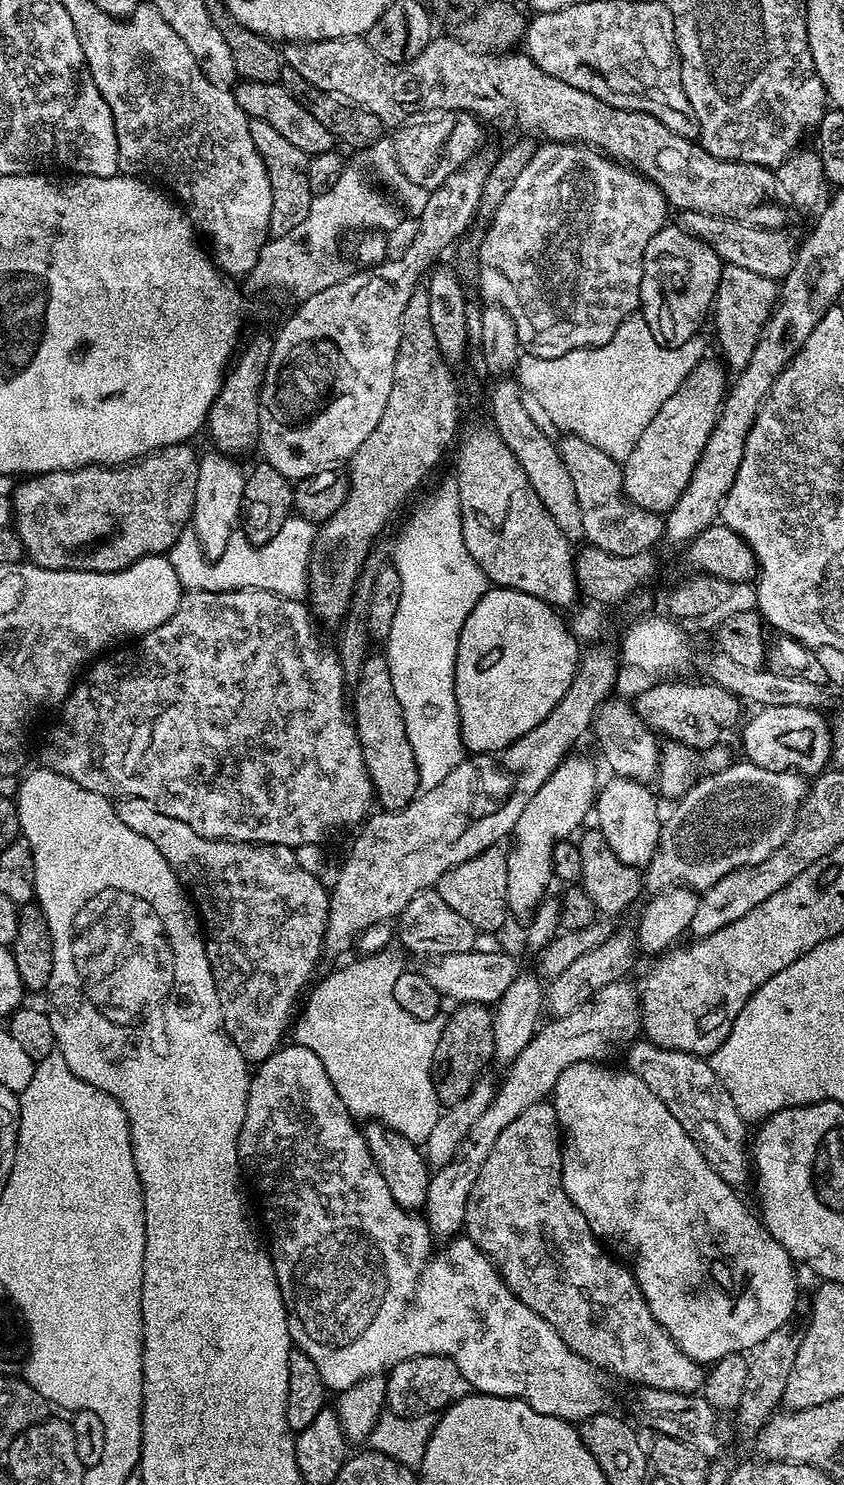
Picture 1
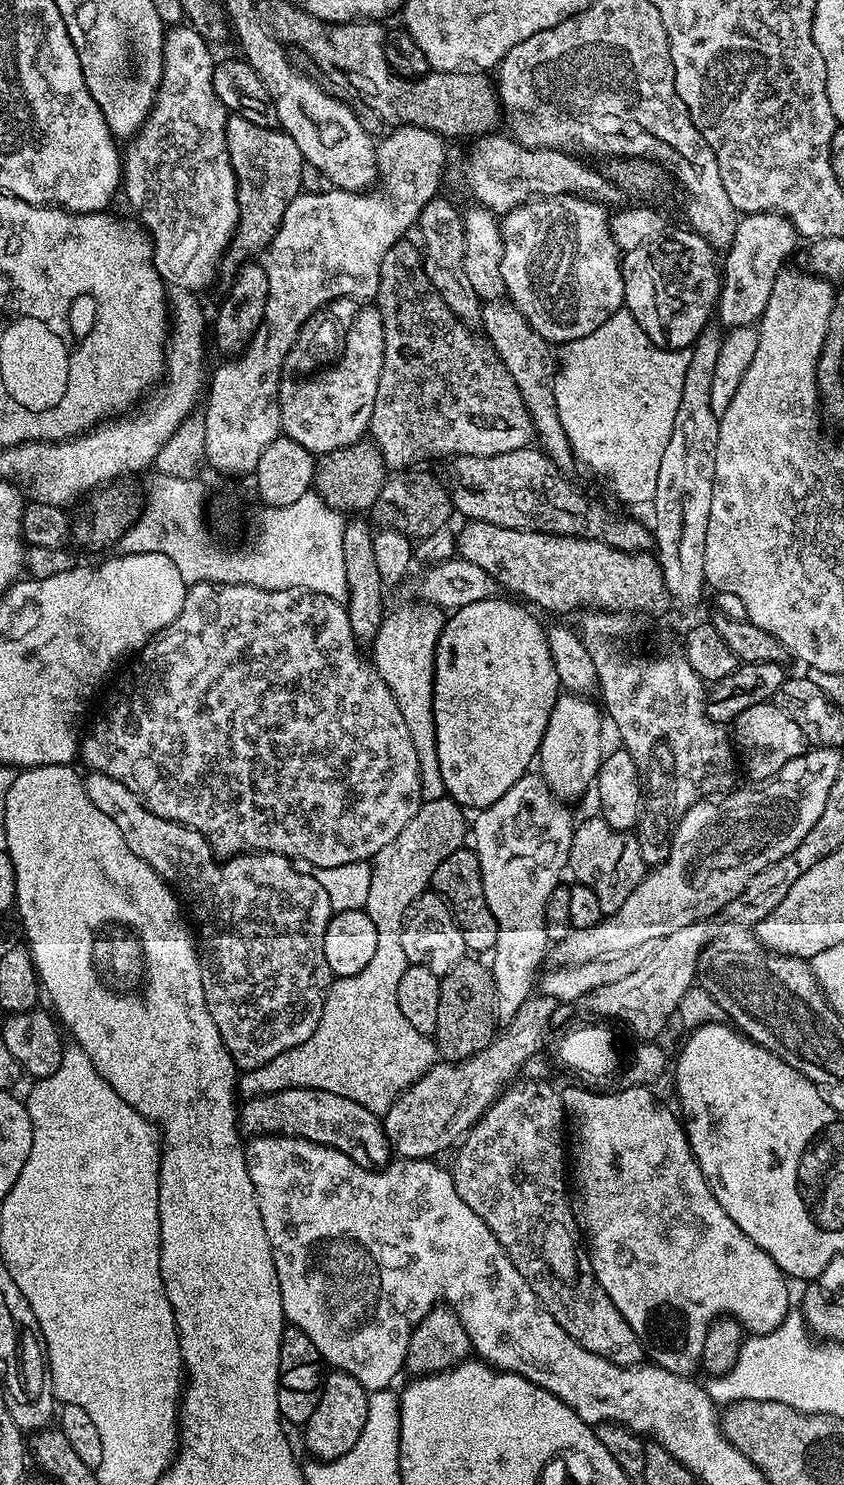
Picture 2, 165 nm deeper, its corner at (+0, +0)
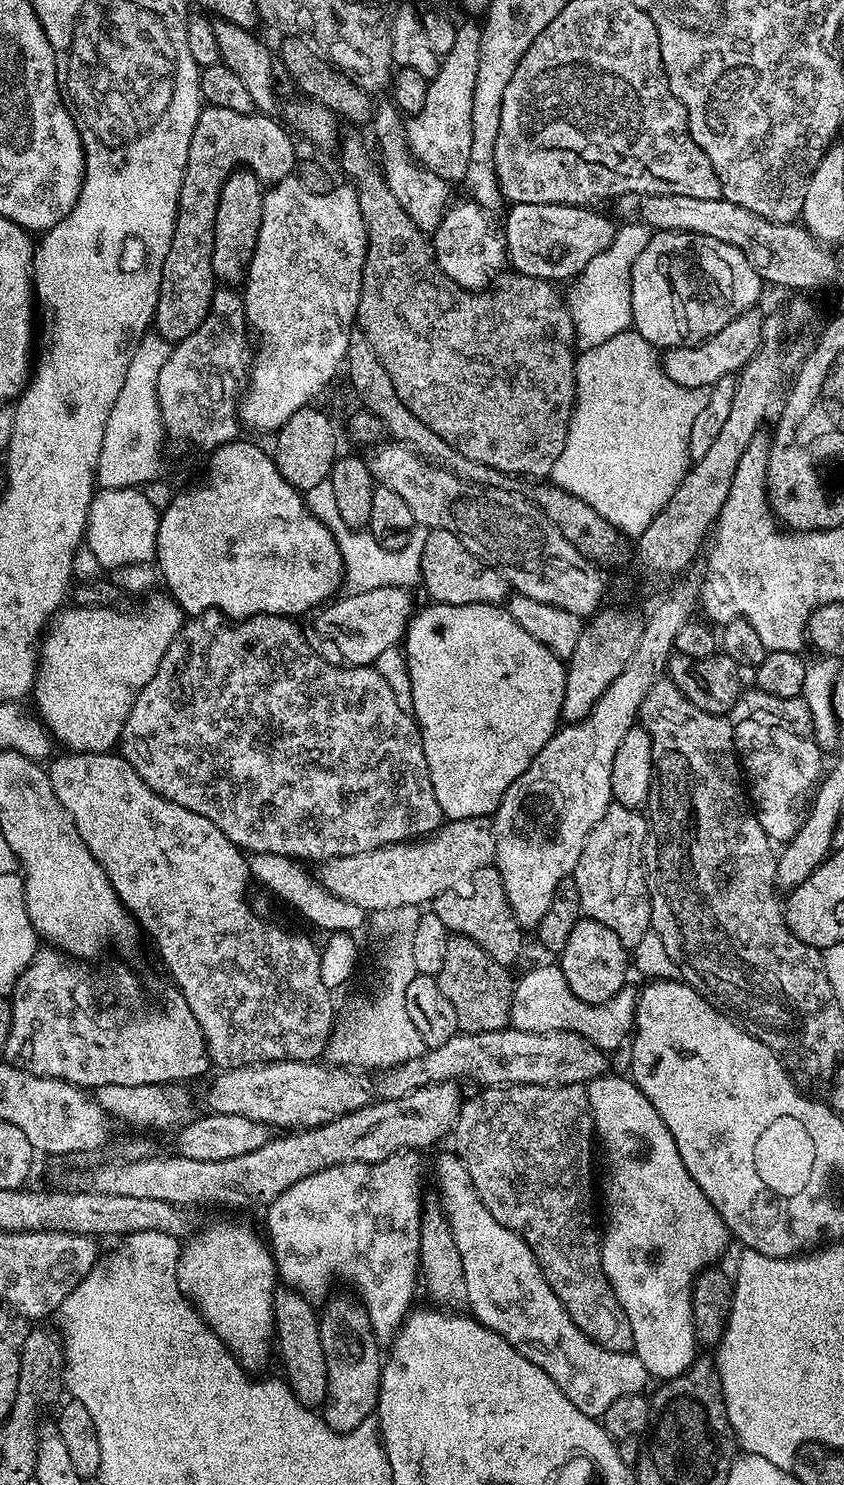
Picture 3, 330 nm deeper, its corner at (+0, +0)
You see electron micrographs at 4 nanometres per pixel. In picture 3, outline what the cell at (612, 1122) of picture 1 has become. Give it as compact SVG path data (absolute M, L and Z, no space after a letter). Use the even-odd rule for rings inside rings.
M615 1074L600 1076L597 1080L589 1080L586 1087L588 1089L588 1110L592 1114L594 1136L599 1147L600 1144L604 1147L604 1204L608 1207L608 1221L605 1224L603 1221L600 1241L604 1273L622 1306L622 1310L626 1310L626 1318L630 1318L630 1327L634 1329L634 1351L636 1357L642 1362L645 1373L649 1377L657 1376L657 1381L660 1382L672 1380L676 1376L681 1376L698 1356L696 1353L698 1345L694 1334L694 1322L692 1321L692 1281L695 1280L699 1272L703 1272L705 1268L715 1265L719 1261L716 1259L728 1248L730 1233L723 1218L718 1214L718 1210L714 1210L714 1206L706 1198L706 1194L702 1194L702 1190L698 1186L698 1182L694 1182L690 1170L686 1170L686 1166L682 1162L682 1154L678 1154L678 1146L674 1142L670 1130L666 1130L658 1110L654 1110L650 1098L646 1098L646 1094L642 1094L640 1087L633 1083L627 1075L615 1076Z

